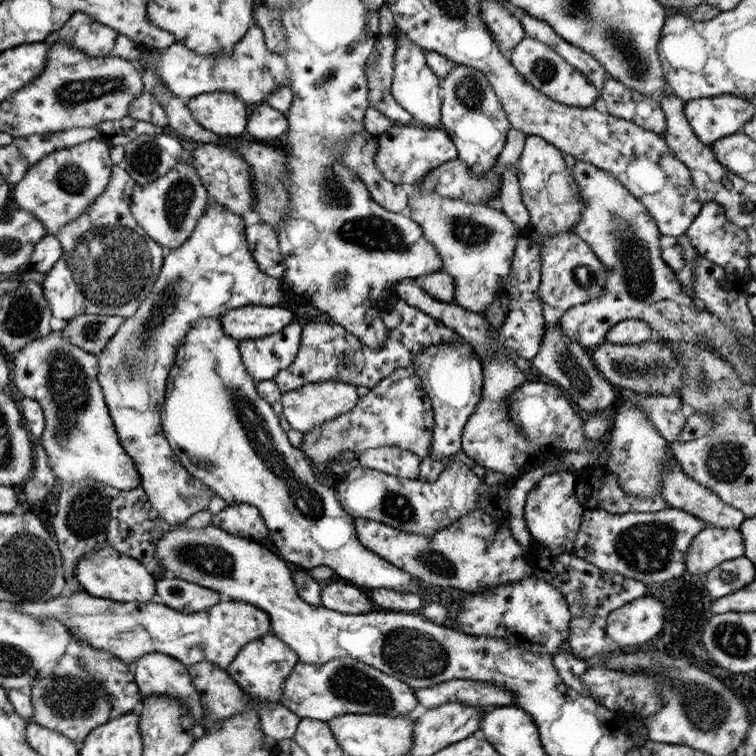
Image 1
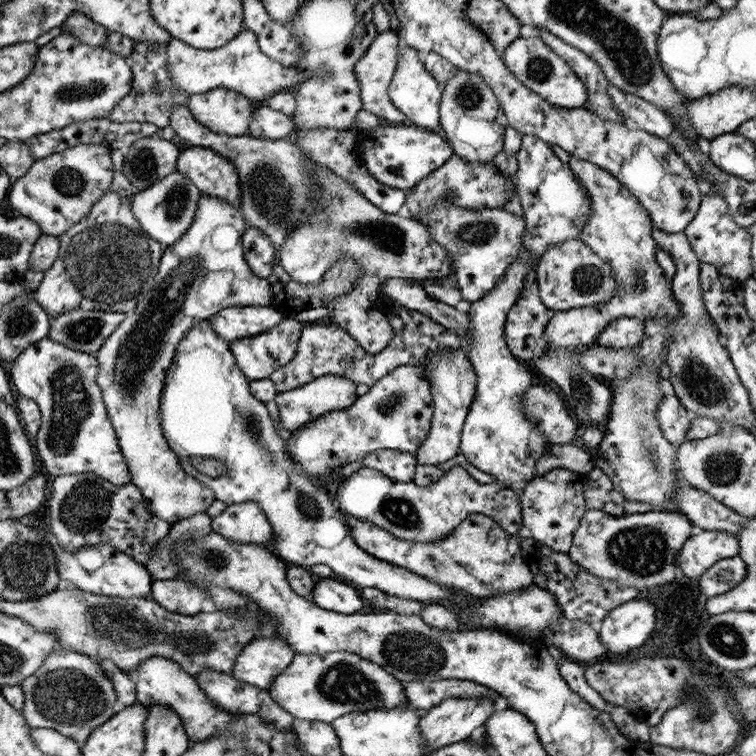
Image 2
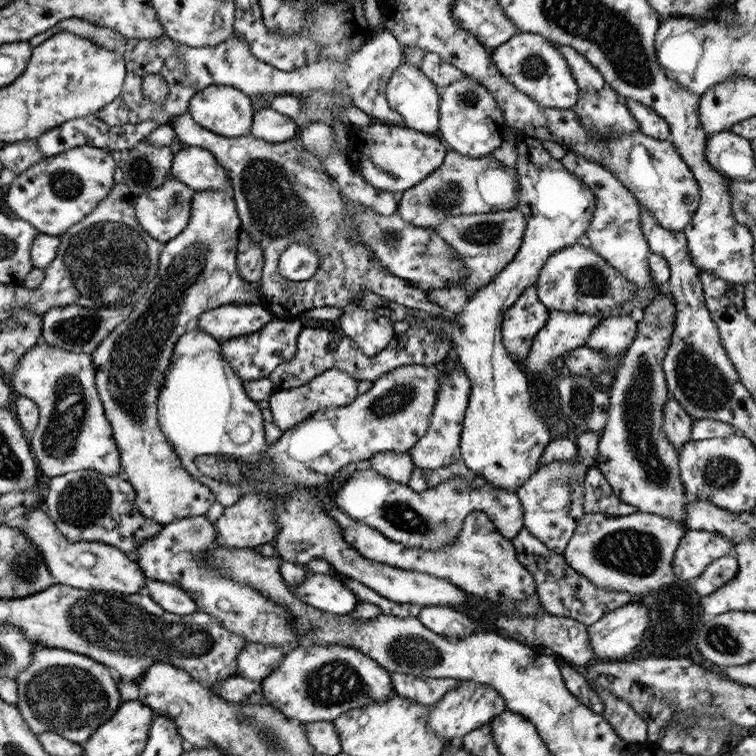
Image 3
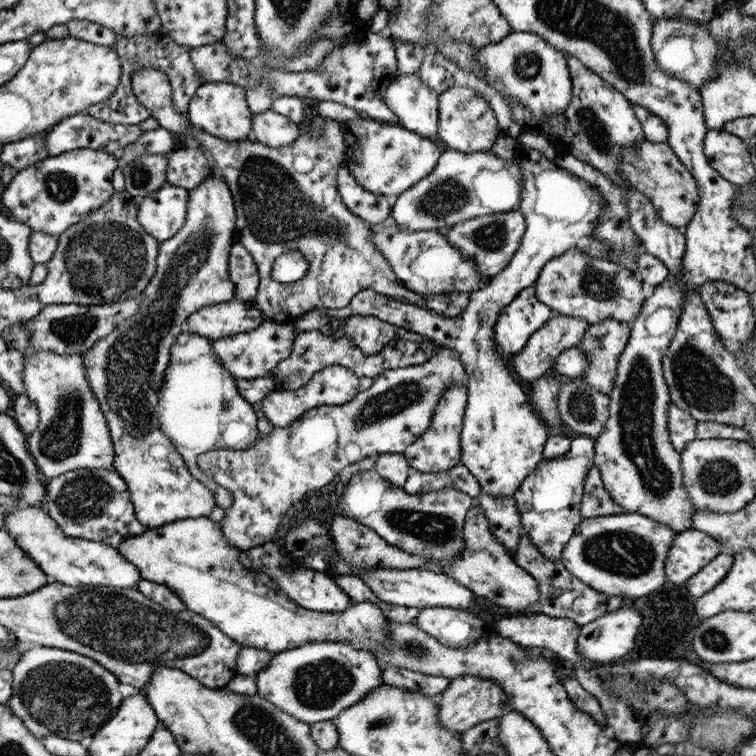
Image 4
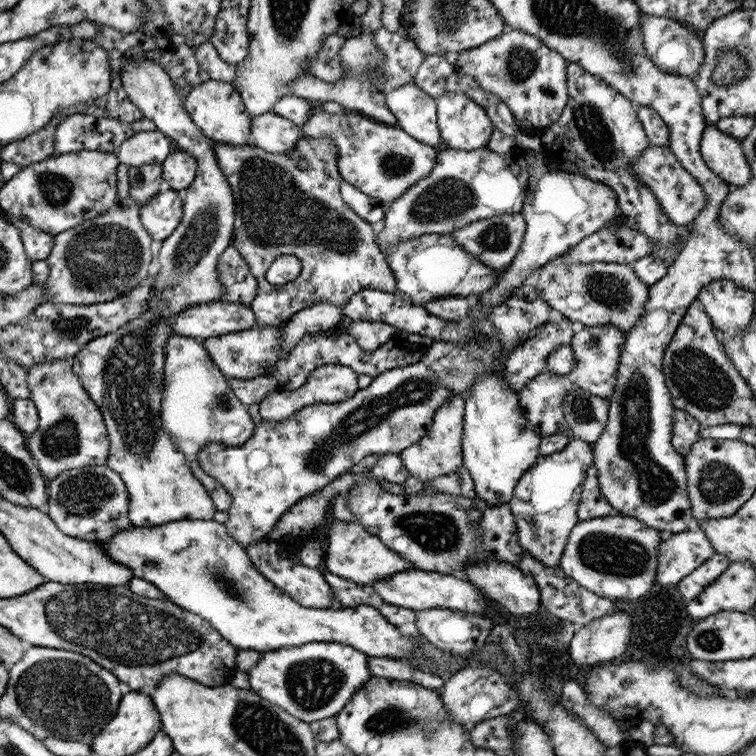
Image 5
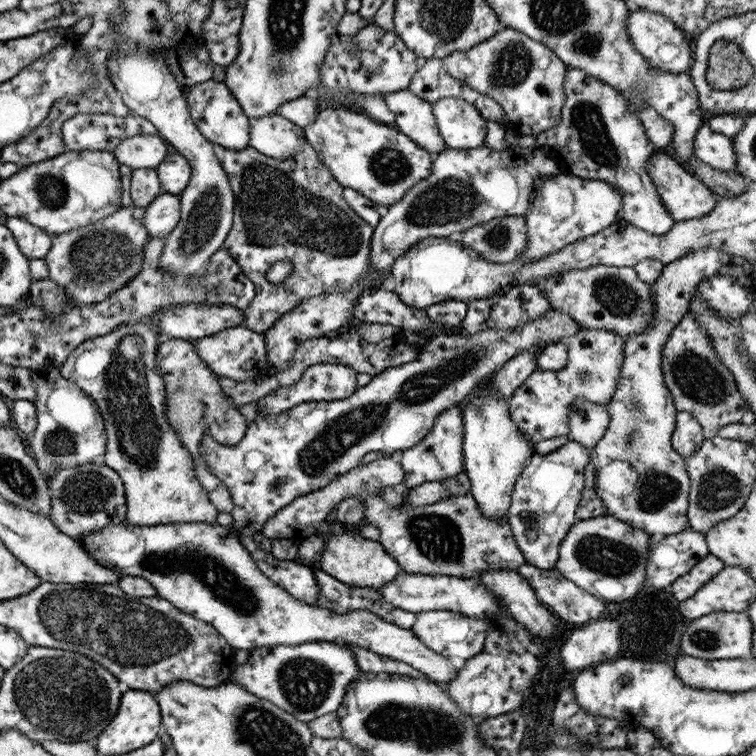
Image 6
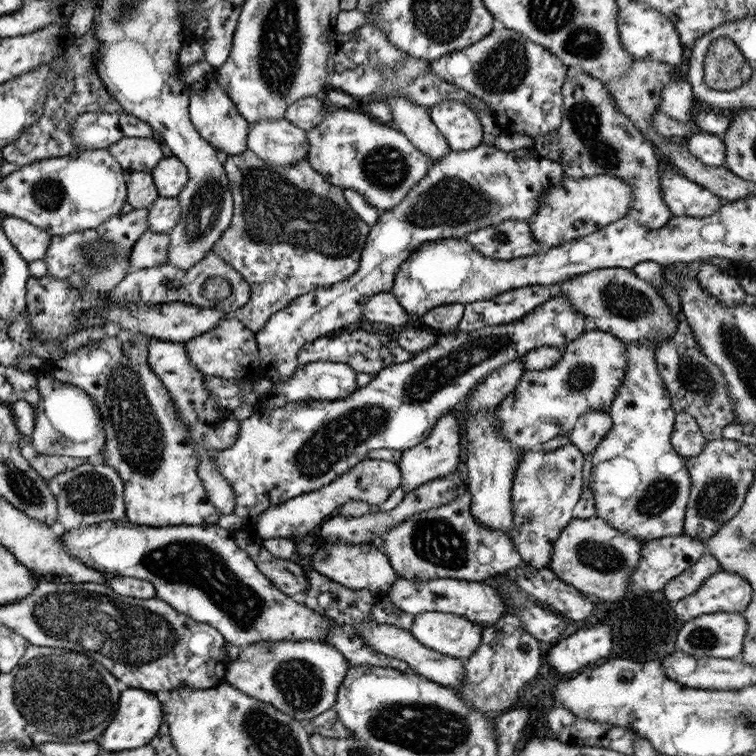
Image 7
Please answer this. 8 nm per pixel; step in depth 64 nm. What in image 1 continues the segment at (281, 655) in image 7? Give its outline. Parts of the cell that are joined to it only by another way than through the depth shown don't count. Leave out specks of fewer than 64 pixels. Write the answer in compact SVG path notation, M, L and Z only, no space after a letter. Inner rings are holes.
M333 658L325 664L295 662L289 676L283 680L281 705L300 719L327 722L341 714L379 714L407 716L417 706L413 689L373 666L351 658Z

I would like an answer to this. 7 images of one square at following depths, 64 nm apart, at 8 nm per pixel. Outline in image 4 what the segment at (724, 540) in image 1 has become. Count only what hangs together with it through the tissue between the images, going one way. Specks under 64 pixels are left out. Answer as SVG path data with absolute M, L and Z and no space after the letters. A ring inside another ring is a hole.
M691 528L676 533L663 566L665 580L675 584L684 583L719 553L721 545L707 533Z

